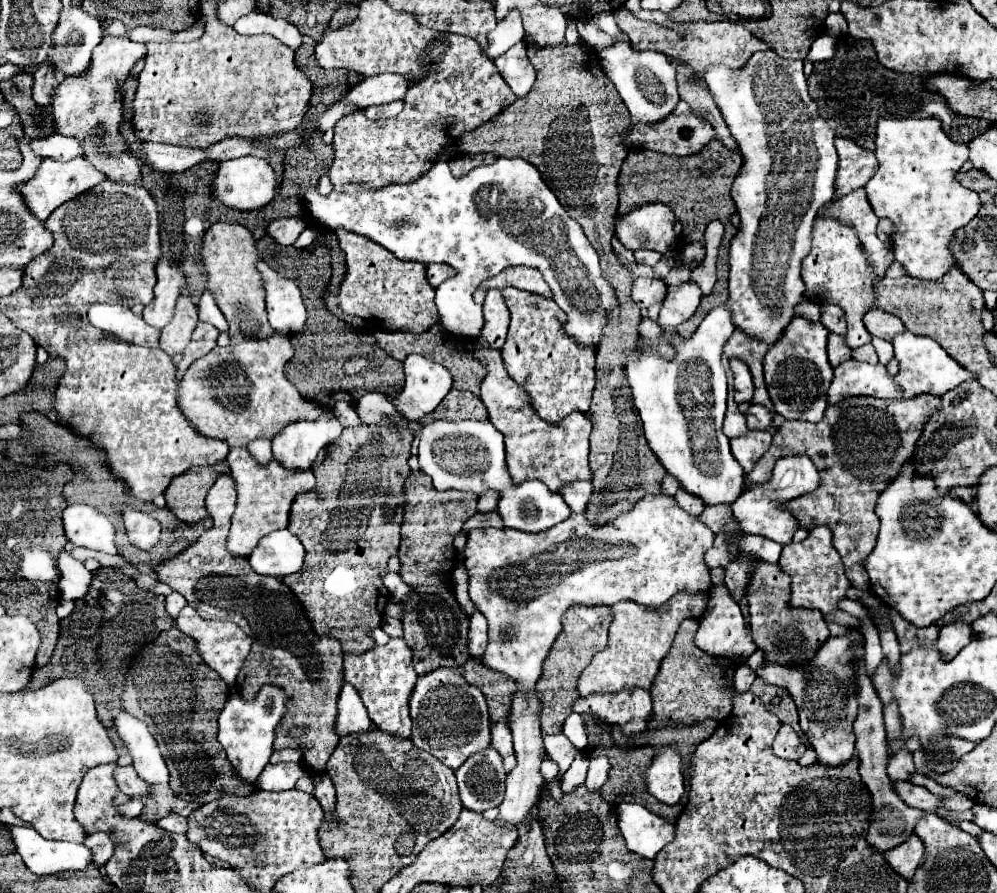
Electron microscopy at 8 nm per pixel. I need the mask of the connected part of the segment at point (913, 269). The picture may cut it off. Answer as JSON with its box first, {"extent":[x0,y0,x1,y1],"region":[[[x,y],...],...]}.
{"extent":[865,119,980,279],"region":[[[880,119],[876,133],[876,159],[878,171],[865,185],[868,201],[878,217],[888,217],[894,223],[894,235],[890,237],[890,245],[894,249],[896,261],[904,265],[908,275],[918,279],[940,279],[952,267],[956,267],[956,259],[950,251],[950,243],[954,233],[970,223],[978,209],[980,199],[978,193],[962,187],[956,181],[956,173],[968,161],[968,147],[962,143],[954,143],[940,127],[938,119]]]}

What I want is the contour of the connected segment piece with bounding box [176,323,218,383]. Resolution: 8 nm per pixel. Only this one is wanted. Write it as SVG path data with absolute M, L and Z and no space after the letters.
M198 323L198 327L196 327L196 331L194 331L190 343L188 343L188 347L186 347L184 353L182 353L182 361L180 361L178 367L176 367L176 379L178 379L178 383L182 381L184 371L188 371L188 367L190 367L196 359L200 359L200 357L206 355L210 349L216 347L216 339L218 339L218 329L216 329L216 327L212 327L212 325L208 325L208 323Z

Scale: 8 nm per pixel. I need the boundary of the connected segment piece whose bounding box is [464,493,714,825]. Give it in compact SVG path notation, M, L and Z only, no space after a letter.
M664 493L646 495L630 513L620 515L606 525L590 525L584 513L572 513L564 523L542 531L524 533L518 529L470 529L464 549L464 567L468 571L470 599L480 613L488 619L488 649L482 665L512 677L518 683L518 693L512 699L510 729L514 735L514 751L518 765L506 779L506 797L500 805L498 821L514 823L526 819L530 809L538 803L544 779L540 775L540 763L544 759L544 741L540 735L540 701L536 699L536 683L542 675L542 663L562 631L562 615L574 605L614 605L624 599L632 599L640 605L660 607L676 593L700 593L710 589L710 569L704 563L704 553L712 547L714 533L696 517L682 511L674 497Z

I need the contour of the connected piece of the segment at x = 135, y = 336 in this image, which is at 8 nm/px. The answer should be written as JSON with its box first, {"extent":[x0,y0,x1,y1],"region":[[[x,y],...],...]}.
{"extent":[88,305,160,347],"region":[[[90,305],[88,311],[90,323],[94,327],[114,333],[118,339],[144,345],[144,347],[158,347],[160,329],[148,325],[142,315],[134,315],[132,309],[122,305]]]}

